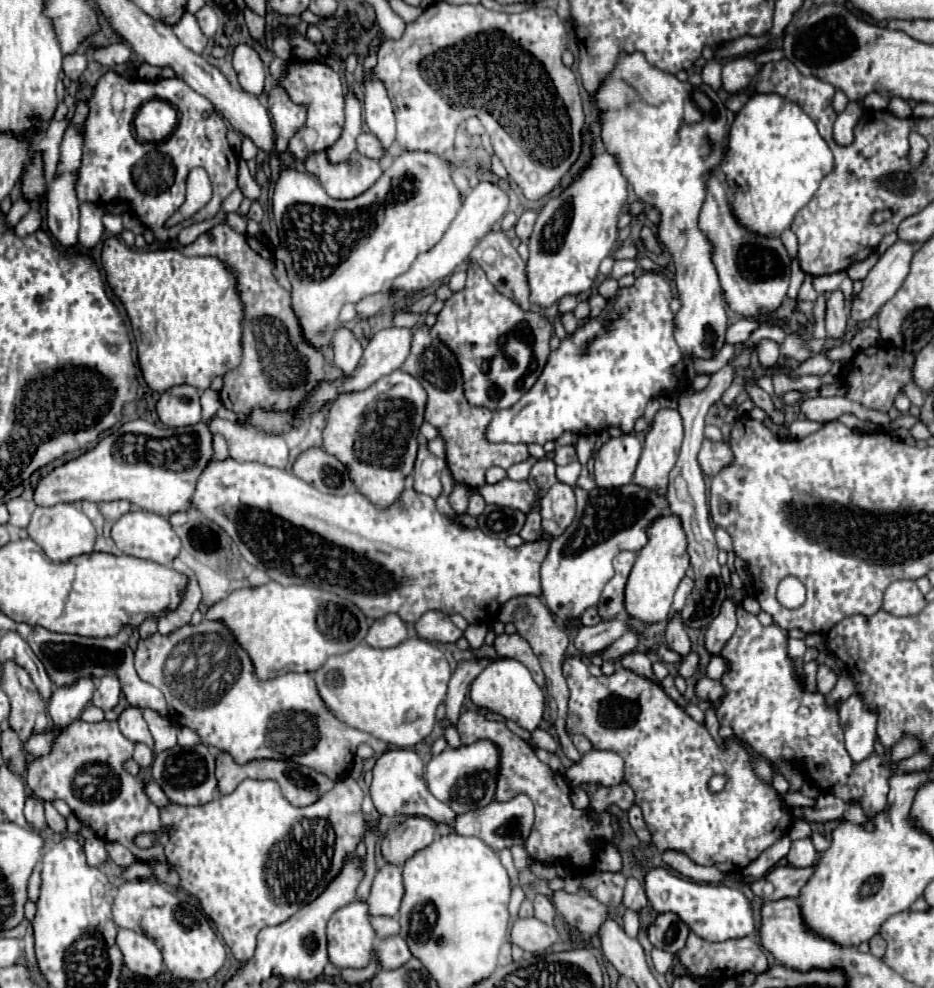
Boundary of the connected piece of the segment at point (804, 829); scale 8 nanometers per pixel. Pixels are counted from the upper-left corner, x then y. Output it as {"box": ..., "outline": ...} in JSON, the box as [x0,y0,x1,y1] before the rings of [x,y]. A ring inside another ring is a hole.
{"box":[789,820,811,840],"outline":[[[797,820],[793,822],[791,826],[791,832],[789,832],[791,840],[796,840],[798,838],[806,838],[811,836],[811,826],[805,822],[805,820]]]}

